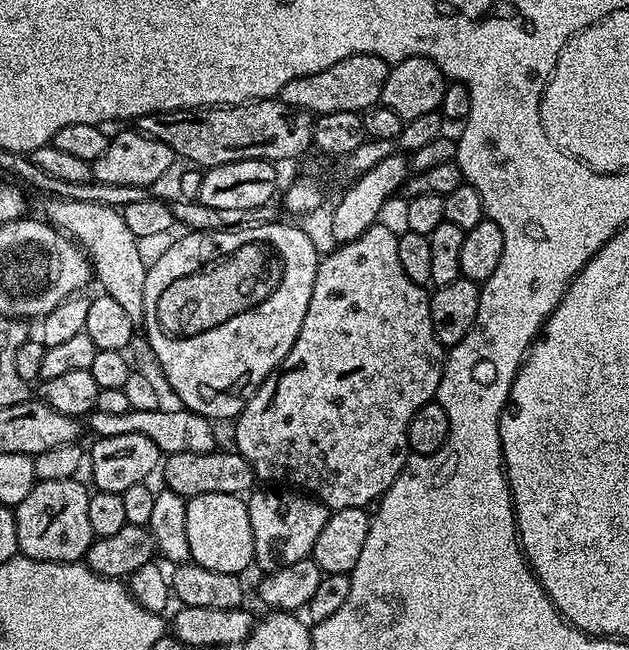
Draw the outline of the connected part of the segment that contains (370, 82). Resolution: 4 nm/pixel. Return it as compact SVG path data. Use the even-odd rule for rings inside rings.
M372 52L342 58L342 62L334 62L334 66L326 70L318 70L318 74L310 74L286 82L278 98L289 108L300 108L303 112L311 112L316 116L335 112L363 114L367 108L375 108L381 103L380 95L386 86L389 67L387 60L375 56Z

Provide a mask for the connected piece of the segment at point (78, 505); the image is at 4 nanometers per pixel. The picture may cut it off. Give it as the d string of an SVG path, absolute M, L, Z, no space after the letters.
M80 478L42 480L32 487L20 504L15 505L18 549L23 555L31 560L49 560L55 564L83 561L94 539L90 530L90 488L85 484Z

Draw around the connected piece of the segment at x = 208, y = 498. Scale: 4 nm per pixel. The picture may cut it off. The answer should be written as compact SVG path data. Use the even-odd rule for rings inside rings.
M198 494L187 497L186 538L190 542L191 563L240 576L253 567L254 530L250 530L248 505L234 494Z

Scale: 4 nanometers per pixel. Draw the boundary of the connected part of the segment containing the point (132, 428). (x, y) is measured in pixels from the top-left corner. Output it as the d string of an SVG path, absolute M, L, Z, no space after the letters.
M159 406L152 410L129 410L126 414L102 414L94 411L86 417L86 428L93 433L93 437L113 436L114 434L142 434L160 448L161 453L189 452L202 454L203 452L217 451L216 432L213 421L207 416L199 416L197 412L189 412L183 406L165 408Z

